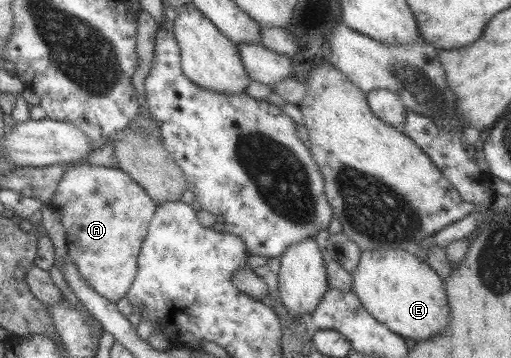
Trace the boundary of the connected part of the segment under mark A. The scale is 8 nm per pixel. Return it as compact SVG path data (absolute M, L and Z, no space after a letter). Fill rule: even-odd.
M75 163L64 169L50 206L59 215L65 232L67 254L71 256L83 281L93 292L116 303L126 295L135 277L137 254L156 210L155 202L123 170L90 163Z

